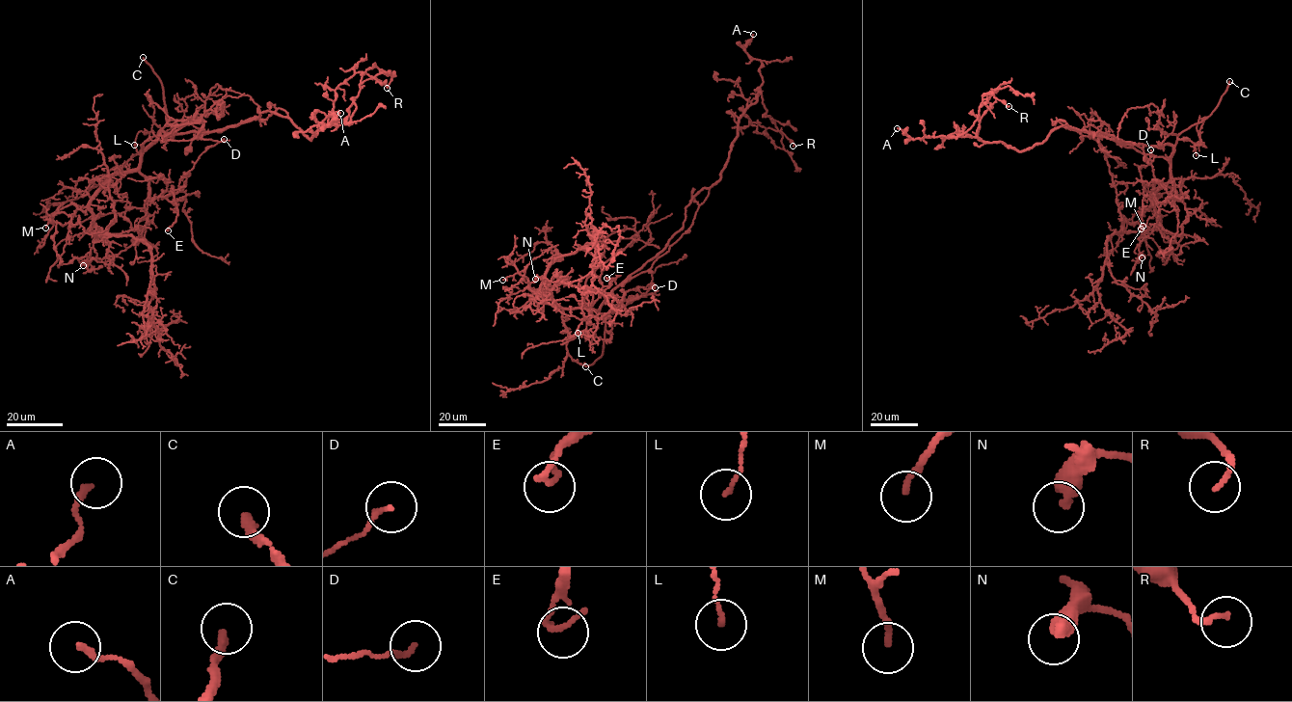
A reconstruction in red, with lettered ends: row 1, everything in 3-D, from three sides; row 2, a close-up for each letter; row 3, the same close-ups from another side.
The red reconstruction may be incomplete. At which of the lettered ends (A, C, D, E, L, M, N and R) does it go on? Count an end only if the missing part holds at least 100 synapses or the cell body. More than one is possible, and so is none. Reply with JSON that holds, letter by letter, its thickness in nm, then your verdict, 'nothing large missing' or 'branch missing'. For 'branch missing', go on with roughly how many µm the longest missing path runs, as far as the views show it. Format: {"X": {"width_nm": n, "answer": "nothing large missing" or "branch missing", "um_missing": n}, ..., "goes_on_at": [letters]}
{"A": {"width_nm": 180, "answer": "nothing large missing"}, "C": {"width_nm": 260, "answer": "branch missing", "um_missing": 35}, "D": {"width_nm": 120, "answer": "nothing large missing"}, "E": {"width_nm": 200, "answer": "nothing large missing"}, "L": {"width_nm": 120, "answer": "nothing large missing"}, "M": {"width_nm": 190, "answer": "nothing large missing"}, "N": {"width_nm": 360, "answer": "nothing large missing"}, "R": {"width_nm": 150, "answer": "nothing large missing"}, "goes_on_at": ["C"]}

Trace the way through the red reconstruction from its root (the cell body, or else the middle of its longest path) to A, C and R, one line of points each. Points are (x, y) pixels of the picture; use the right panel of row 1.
A: (1149, 147), (1059, 126), (1041, 144), (1016, 150), (1001, 142), (968, 136), (911, 139), (897, 128)
C: (1149, 147), (1174, 145), (1181, 132), (1211, 113), (1229, 81)
R: (1149, 147), (1066, 126), (1056, 127), (1041, 144), (1022, 150), (982, 141), (976, 129), (991, 94), (1009, 106)

